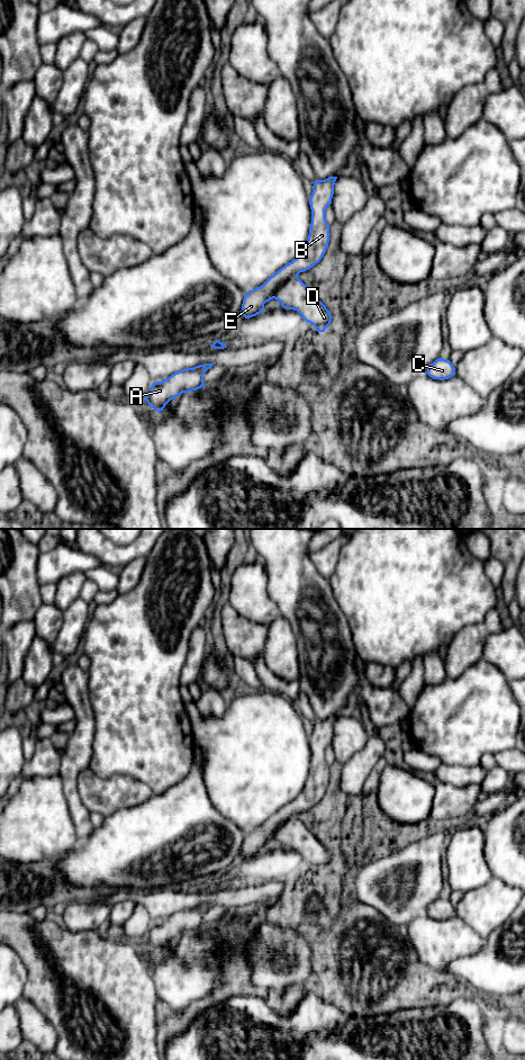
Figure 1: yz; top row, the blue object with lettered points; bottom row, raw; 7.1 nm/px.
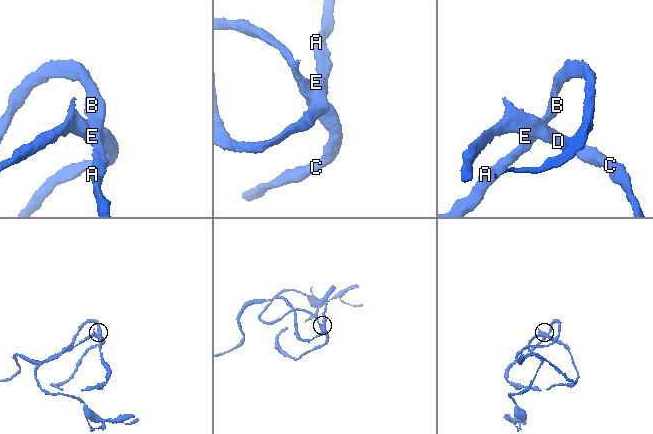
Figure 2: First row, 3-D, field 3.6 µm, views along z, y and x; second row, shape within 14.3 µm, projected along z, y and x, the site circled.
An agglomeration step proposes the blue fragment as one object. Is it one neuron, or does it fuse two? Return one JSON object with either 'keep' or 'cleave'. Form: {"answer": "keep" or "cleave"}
{"answer": "keep"}

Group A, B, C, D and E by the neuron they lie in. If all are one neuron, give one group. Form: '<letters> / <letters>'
A B C D E

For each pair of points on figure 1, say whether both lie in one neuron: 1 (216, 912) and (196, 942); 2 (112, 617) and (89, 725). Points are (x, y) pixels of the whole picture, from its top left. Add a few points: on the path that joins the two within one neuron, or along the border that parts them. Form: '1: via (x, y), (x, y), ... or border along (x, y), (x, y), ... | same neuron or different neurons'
1: border along (215, 924), (205, 926) | different neurons
2: border along (87, 682), (94, 719), (94, 734) | different neurons

